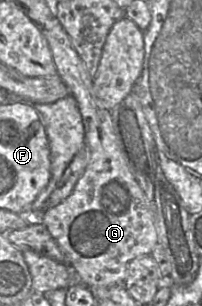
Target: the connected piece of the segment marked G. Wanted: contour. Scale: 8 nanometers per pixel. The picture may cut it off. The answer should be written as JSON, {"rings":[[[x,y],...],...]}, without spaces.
{"rings":[[[55,16],[42,29],[57,73],[77,102],[84,124],[85,143],[90,148],[90,160],[72,193],[60,204],[46,207],[41,213],[41,222],[65,255],[68,266],[76,274],[80,284],[91,290],[123,284],[129,263],[138,257],[150,254],[158,242],[154,211],[150,208],[149,201],[128,167],[121,149],[121,141],[112,122],[111,109],[106,108],[98,98],[93,80],[83,60],[74,49],[68,33]]]}

